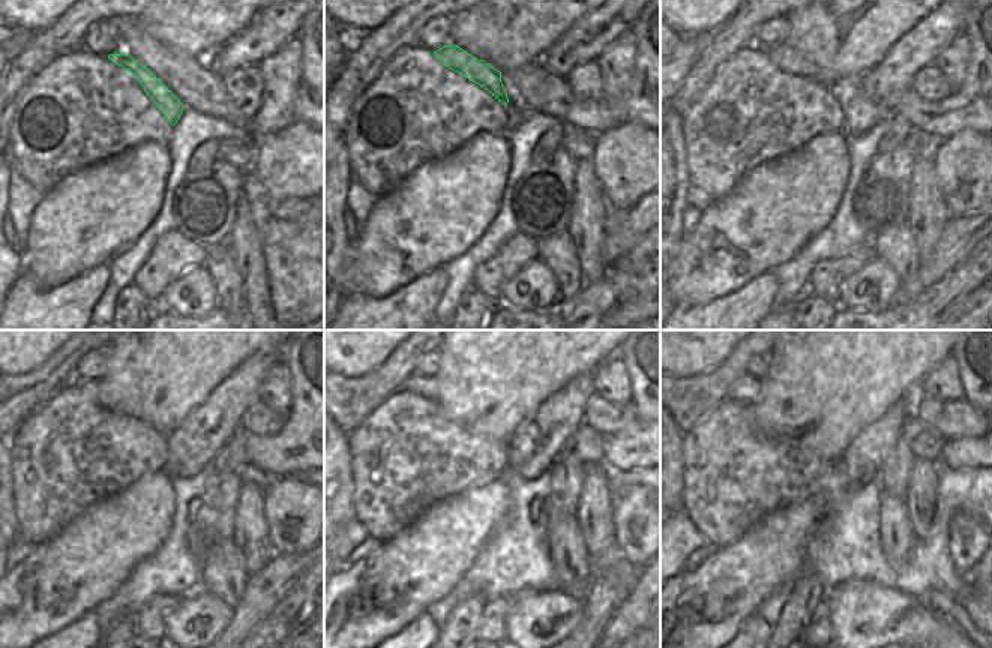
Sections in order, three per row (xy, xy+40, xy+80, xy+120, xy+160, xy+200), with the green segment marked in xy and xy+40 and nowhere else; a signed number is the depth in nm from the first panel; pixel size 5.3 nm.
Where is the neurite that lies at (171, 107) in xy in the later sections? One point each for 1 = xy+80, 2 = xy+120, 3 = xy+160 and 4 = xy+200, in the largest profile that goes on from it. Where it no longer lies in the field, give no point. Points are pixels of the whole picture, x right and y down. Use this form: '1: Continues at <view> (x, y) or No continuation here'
1: Continues at xy+80 (785, 57)
2: Continues at xy+120 (92, 386)
3: Continues at xy+160 (426, 387)
4: Continues at xy+200 (745, 389).

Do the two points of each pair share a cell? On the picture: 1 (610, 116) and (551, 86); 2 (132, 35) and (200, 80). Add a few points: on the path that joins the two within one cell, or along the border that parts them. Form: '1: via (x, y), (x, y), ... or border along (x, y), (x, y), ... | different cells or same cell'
1: via (595, 116), (584, 116), (566, 99) | same cell
2: via (149, 51), (183, 75) | same cell

